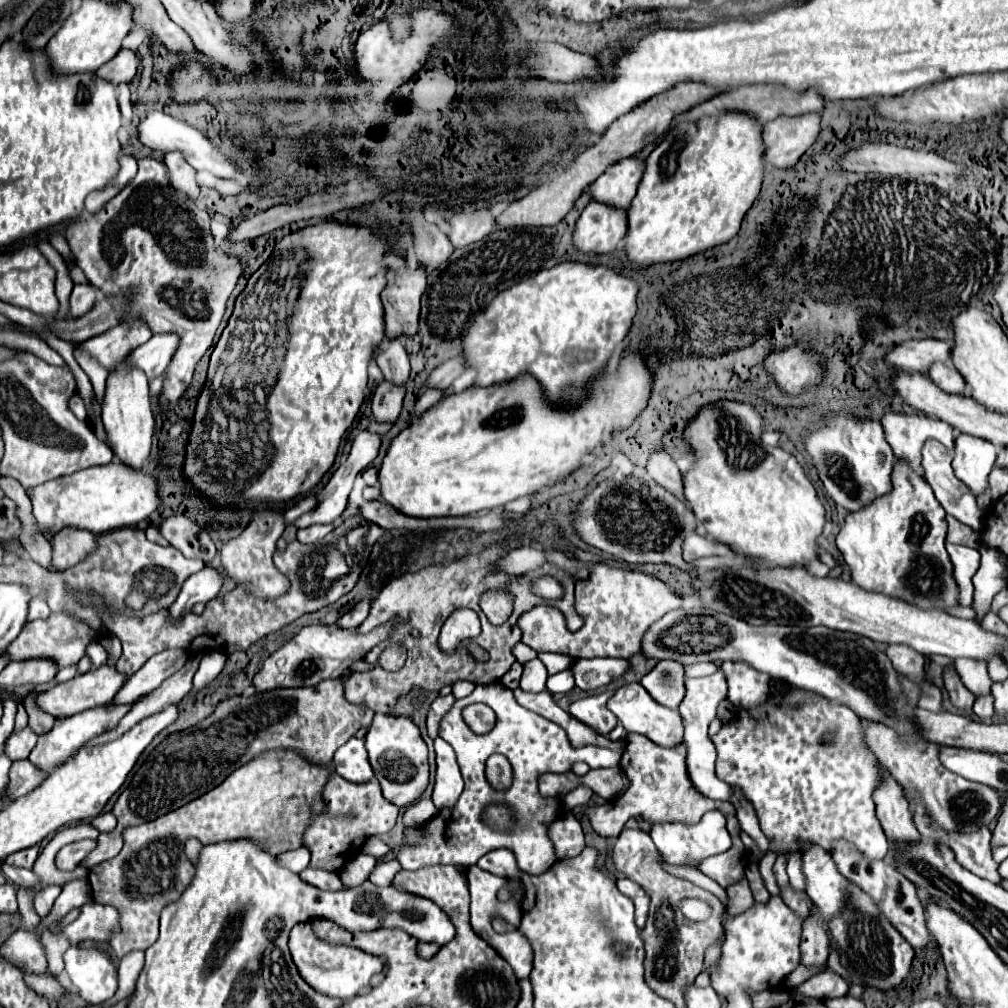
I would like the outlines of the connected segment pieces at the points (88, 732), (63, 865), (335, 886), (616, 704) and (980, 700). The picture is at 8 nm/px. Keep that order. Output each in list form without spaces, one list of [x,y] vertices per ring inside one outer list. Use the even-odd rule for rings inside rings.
[[[116,704],[116,706],[106,706],[106,708],[100,706],[100,708],[92,708],[92,710],[86,710],[86,712],[80,712],[80,714],[72,716],[72,718],[66,718],[64,722],[56,724],[50,732],[46,732],[46,734],[42,734],[42,736],[38,738],[38,744],[36,744],[36,748],[32,750],[28,759],[32,760],[32,764],[34,764],[36,768],[40,766],[42,770],[52,770],[52,768],[58,766],[60,762],[64,762],[74,750],[82,748],[84,742],[90,742],[92,738],[100,736],[102,732],[108,732],[108,730],[116,728],[116,724],[124,718],[124,714],[126,714],[130,708],[132,708],[132,704],[130,704],[130,706],[120,706],[120,704]]]
[[[80,840],[80,842],[72,842],[68,846],[64,846],[58,854],[56,854],[56,868],[64,870],[64,872],[72,872],[88,852],[92,852],[96,848],[96,840]]]
[[[306,868],[306,870],[300,872],[300,878],[302,878],[306,884],[310,884],[310,886],[314,886],[314,888],[318,888],[318,890],[330,890],[330,892],[342,890],[342,882],[340,882],[338,874],[332,876],[330,872],[324,872],[324,870]]]
[[[640,682],[620,686],[614,692],[614,696],[608,700],[606,706],[608,706],[608,710],[612,710],[616,714],[618,722],[624,726],[626,732],[644,734],[660,746],[672,746],[672,744],[682,742],[684,726],[682,726],[682,718],[678,716],[678,712],[656,704],[656,700],[652,700],[652,696],[648,696],[648,692],[644,692],[644,686]]]
[[[984,694],[984,696],[978,696],[976,702],[974,702],[974,714],[980,716],[980,718],[990,718],[994,714],[994,698],[992,694]]]

